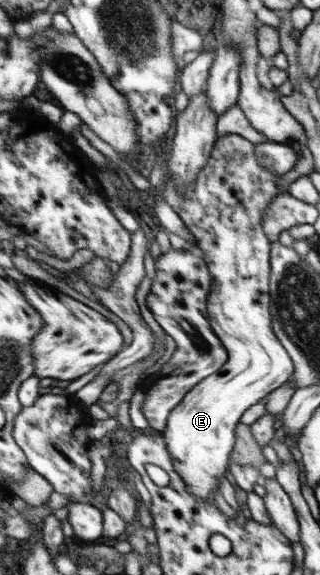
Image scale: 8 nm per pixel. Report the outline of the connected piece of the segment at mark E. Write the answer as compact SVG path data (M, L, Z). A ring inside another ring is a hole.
M228 134L219 137L215 140L214 149L211 151L211 155L207 159L204 167L200 169L193 186L190 186L183 193L182 199L174 199L173 179L170 178L170 173L168 173L168 179L164 189L162 189L162 199L170 205L176 212L176 215L183 221L185 228L193 235L193 242L197 252L203 255L203 259L208 259L208 272L212 271L211 279L216 279L216 287L212 287L212 299L207 299L207 319L212 319L212 327L216 327L216 335L220 335L219 340L221 343L224 343L224 347L228 347L228 367L224 367L223 372L218 371L204 378L198 385L188 391L187 394L184 394L182 401L180 401L178 405L172 409L170 415L168 415L166 419L166 429L162 431L168 452L171 453L171 459L173 463L175 463L176 473L179 473L180 480L183 480L184 485L187 485L188 493L191 493L192 496L200 500L206 500L206 502L213 502L212 496L214 495L214 491L218 490L218 478L224 476L224 472L228 467L228 457L234 452L234 443L237 440L237 426L240 415L242 415L250 405L254 405L258 399L262 399L264 395L268 395L270 391L274 391L276 387L280 387L284 381L288 381L288 377L292 375L290 356L286 353L282 345L280 345L272 329L270 329L270 312L268 311L268 271L270 271L270 269L268 269L268 247L270 247L270 243L268 243L268 239L266 239L260 227L260 221L258 221L258 217L262 217L264 208L271 202L271 199L277 195L286 194L287 191L282 192L280 188L277 188L276 181L278 181L282 175L273 175L271 171L260 167L260 165L256 163L256 157L254 157L253 151L254 145L252 145L252 142L248 143L247 139L242 139L239 135Z

